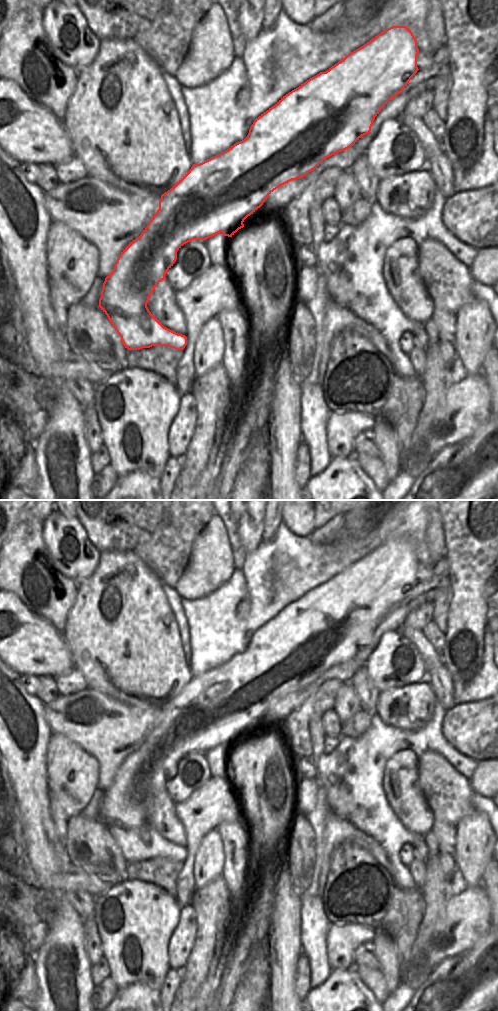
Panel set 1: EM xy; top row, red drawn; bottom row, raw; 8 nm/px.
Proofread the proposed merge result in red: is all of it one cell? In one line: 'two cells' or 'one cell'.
two cells

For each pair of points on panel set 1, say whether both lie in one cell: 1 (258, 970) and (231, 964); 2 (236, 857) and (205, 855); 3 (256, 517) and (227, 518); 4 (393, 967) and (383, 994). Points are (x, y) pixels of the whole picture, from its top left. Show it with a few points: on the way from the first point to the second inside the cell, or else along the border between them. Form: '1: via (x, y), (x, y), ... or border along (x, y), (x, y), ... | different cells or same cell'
1: border along (251, 954), (234, 989) | different cells
2: border along (218, 833), (224, 855), (223, 872), (221, 875) | different cells
3: border along (236, 522), (238, 538), (242, 545) | different cells
4: border along (380, 970), (390, 992) | different cells

